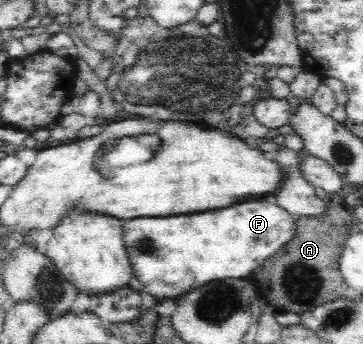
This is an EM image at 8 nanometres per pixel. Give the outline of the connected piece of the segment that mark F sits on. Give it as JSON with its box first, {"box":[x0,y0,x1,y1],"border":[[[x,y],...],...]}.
{"box":[122,198,296,300],"border":[[[262,198],[200,214],[180,214],[172,218],[134,218],[130,222],[124,221],[122,229],[133,276],[140,280],[144,290],[152,296],[166,300],[188,294],[212,280],[248,279],[248,274],[258,274],[258,268],[292,238],[296,224],[288,211],[280,208],[270,198]]]}

